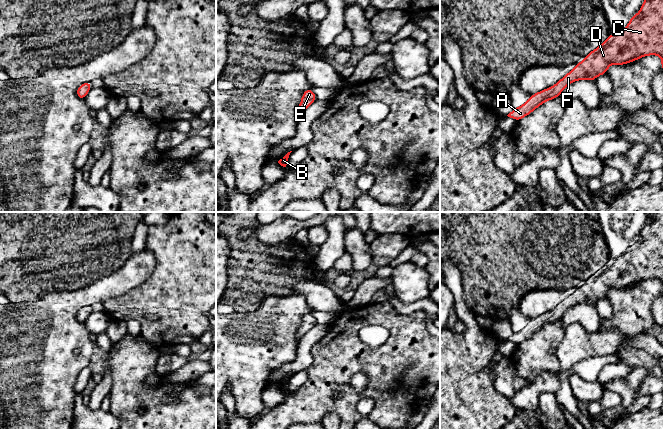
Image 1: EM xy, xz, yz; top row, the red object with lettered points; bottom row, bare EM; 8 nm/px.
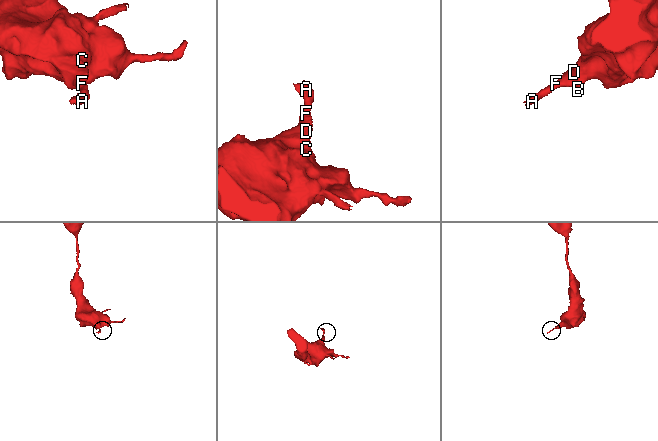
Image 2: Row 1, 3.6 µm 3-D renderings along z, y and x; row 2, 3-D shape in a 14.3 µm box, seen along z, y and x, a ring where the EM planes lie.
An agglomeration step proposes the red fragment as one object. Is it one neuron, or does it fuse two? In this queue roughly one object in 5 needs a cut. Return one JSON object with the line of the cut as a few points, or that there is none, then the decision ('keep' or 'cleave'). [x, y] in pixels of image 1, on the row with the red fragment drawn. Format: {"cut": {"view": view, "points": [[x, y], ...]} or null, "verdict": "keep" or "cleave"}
{"cut": null, "verdict": "keep"}

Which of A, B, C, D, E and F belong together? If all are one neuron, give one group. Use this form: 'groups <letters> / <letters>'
groups A B C D E F

